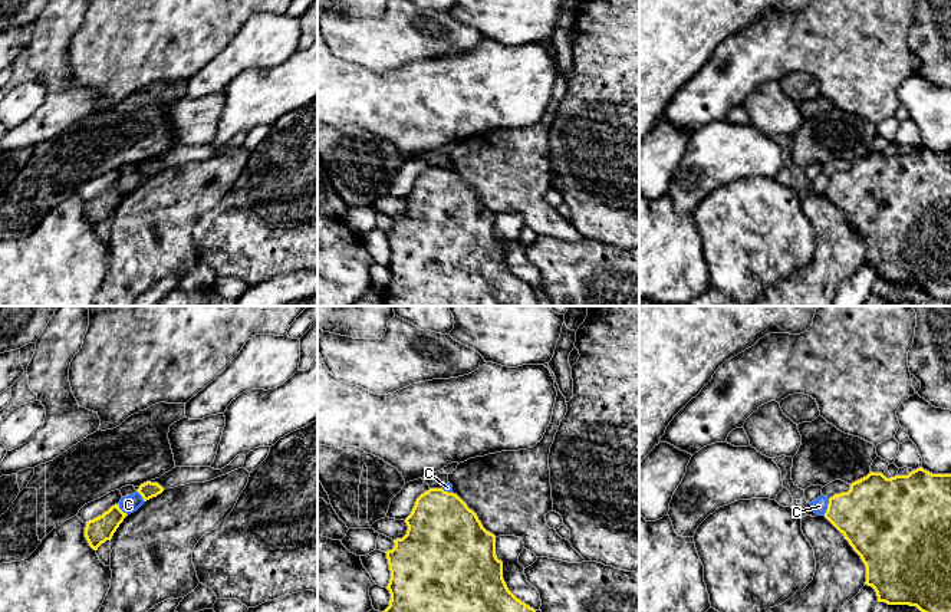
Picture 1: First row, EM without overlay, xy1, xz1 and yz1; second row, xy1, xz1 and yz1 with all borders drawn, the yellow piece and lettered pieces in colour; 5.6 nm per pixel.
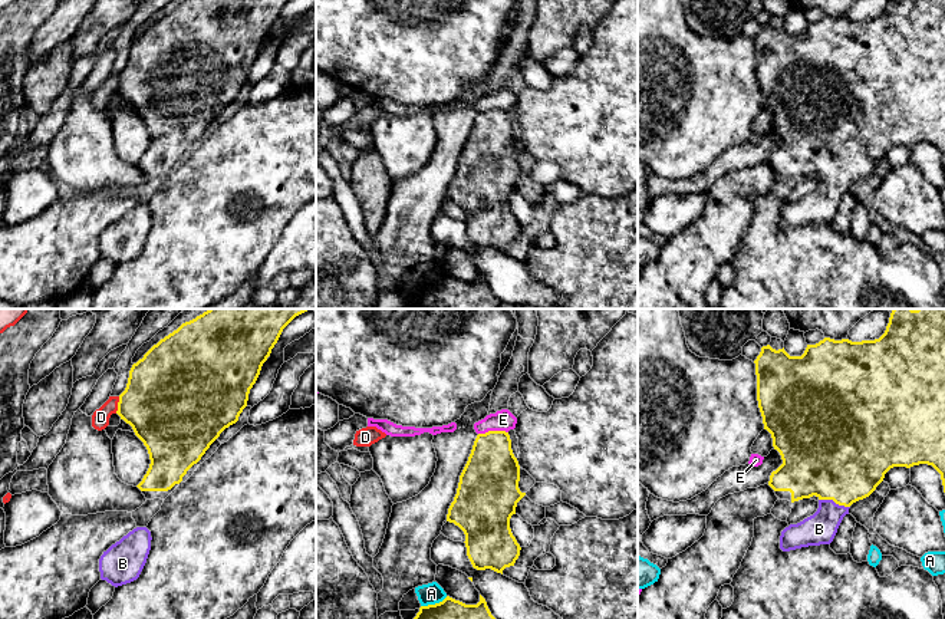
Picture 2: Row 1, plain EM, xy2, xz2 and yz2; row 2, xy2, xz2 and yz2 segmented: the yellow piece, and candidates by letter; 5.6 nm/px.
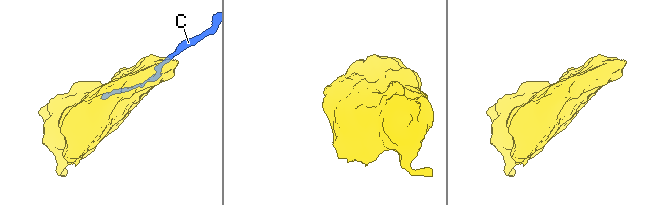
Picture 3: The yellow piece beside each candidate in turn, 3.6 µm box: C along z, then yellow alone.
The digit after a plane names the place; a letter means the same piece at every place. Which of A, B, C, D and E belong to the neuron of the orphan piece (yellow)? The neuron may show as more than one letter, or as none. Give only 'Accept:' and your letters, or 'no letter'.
Accept: B

